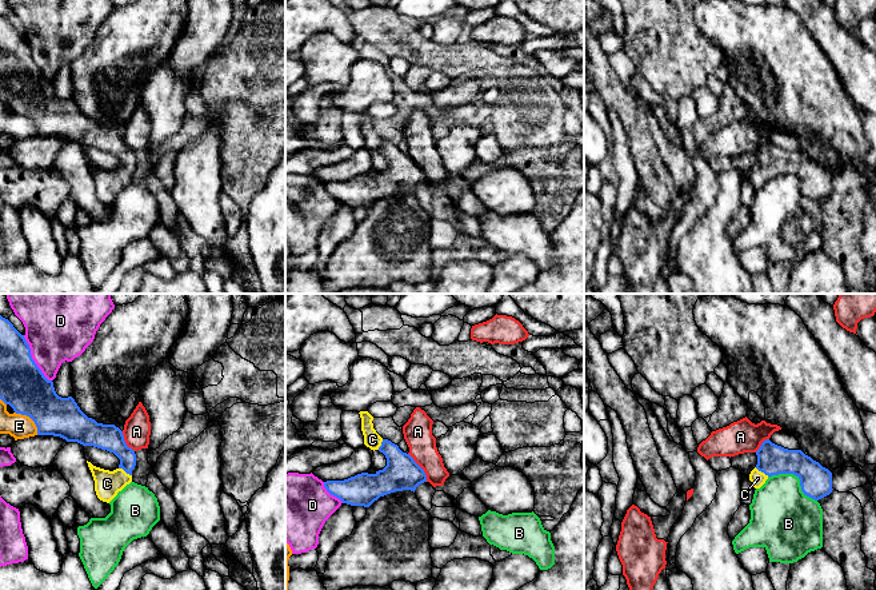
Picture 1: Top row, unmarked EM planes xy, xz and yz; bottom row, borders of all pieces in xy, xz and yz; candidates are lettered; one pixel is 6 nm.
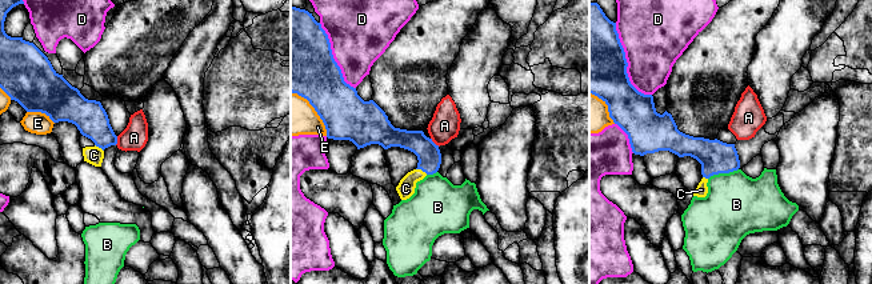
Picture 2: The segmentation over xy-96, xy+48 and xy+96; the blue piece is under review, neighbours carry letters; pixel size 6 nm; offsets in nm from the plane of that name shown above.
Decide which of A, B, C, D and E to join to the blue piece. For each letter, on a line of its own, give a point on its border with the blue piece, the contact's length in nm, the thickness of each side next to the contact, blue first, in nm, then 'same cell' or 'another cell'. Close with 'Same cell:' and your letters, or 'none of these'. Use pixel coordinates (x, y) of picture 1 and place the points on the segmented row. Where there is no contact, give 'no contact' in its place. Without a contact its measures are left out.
A: contact xz (420, 467); length 200 nm; calibres 200 and 180 nm; another cell
B: contact yz (796, 475); length 340 nm; calibres 190 and 360 nm; another cell
C: contact xy (126, 471); length 90 nm; calibres 160 and 160 nm; same cell
D: contact xy (32, 359); length 320 nm; calibres 280 and 400 nm; another cell
E: contact xy (31, 418); length 200 nm; calibres 280 and 150 nm; another cell
Same cell: C

